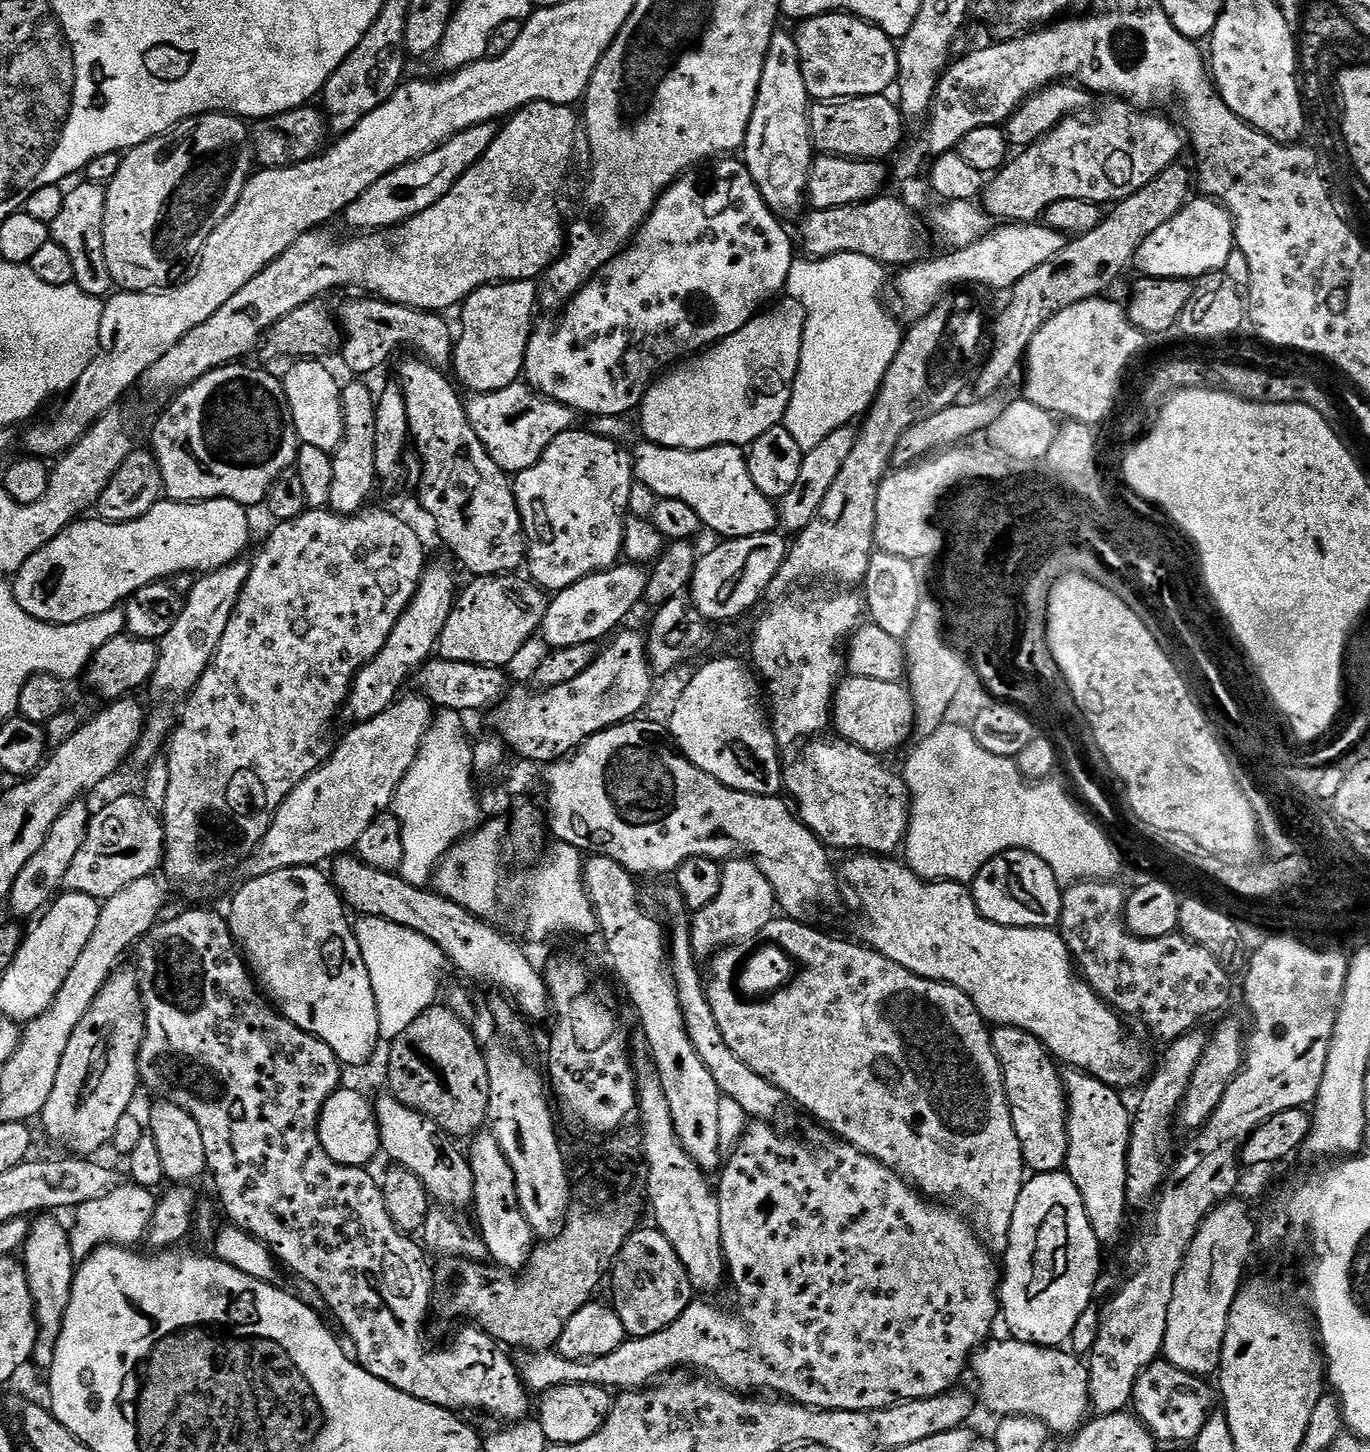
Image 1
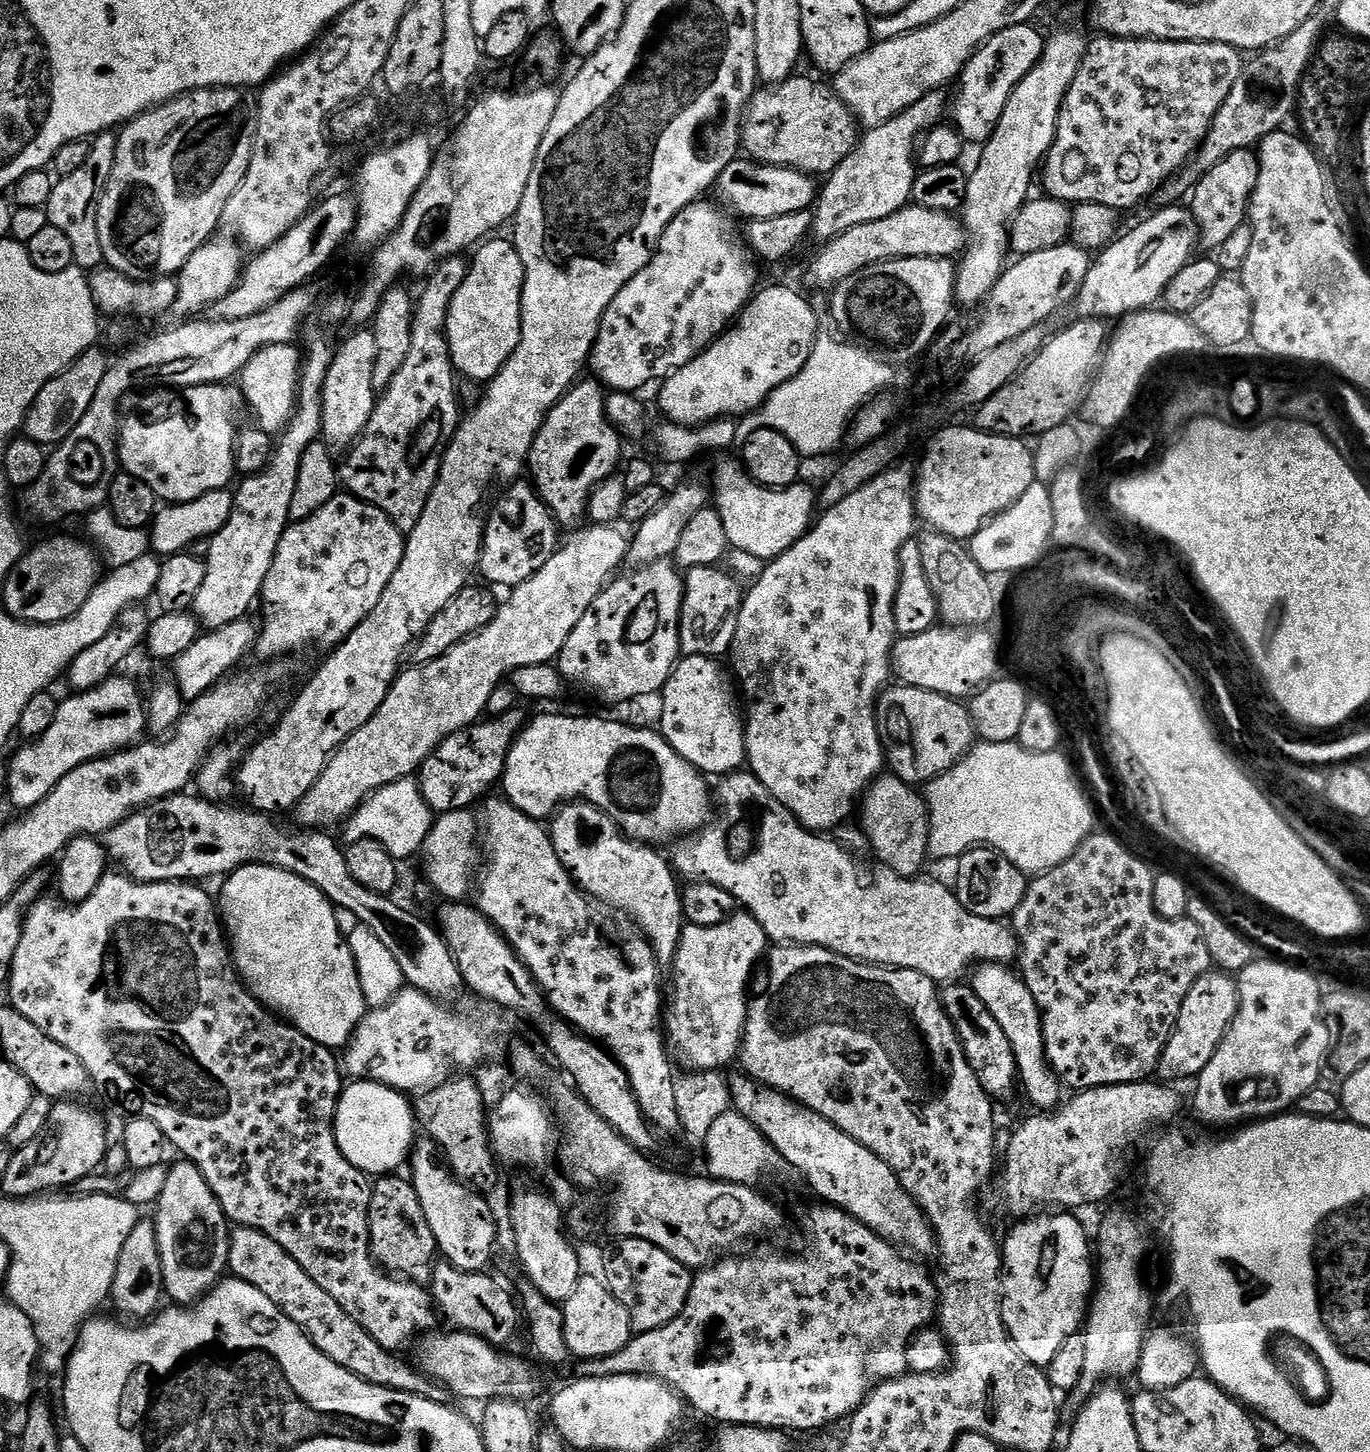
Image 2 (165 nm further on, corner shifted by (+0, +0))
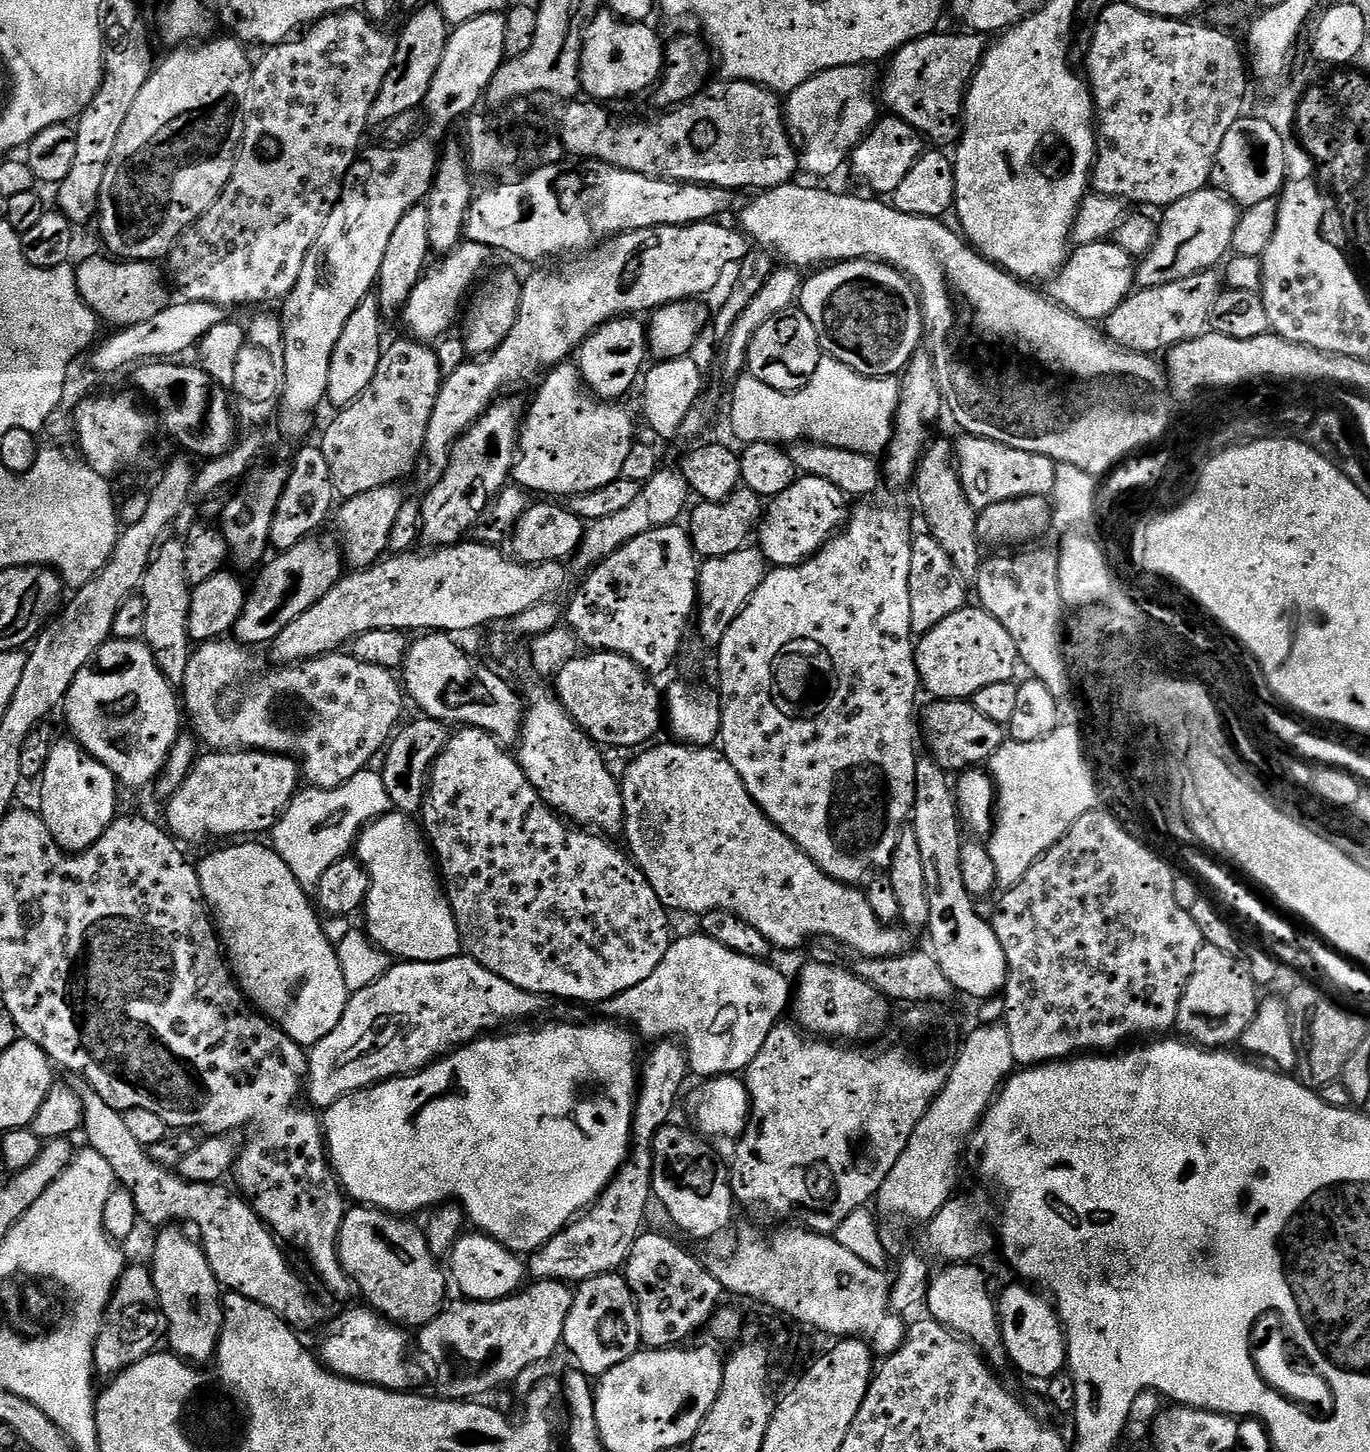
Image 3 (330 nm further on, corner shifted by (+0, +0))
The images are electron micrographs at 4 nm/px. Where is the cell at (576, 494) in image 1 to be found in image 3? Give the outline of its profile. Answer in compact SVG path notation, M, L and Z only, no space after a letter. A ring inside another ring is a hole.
M636 318L608 320L584 339L574 356L581 381L591 395L601 402L620 402L623 396L641 379L645 367L644 355L649 355L648 334L645 325Z

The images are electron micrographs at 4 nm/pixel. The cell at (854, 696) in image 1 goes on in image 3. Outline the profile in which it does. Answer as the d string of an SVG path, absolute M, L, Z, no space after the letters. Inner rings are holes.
M937 700L922 712L922 740L928 743L927 751L940 763L945 772L959 774L975 769L983 760L997 755L1005 747L1006 732L1001 724L986 718L968 700Z

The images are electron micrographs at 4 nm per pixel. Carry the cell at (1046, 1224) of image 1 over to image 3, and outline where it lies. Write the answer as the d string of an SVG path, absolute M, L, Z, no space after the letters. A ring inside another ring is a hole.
M1016 1282L1013 1288L1005 1290L1004 1297L999 1297L1000 1335L1004 1348L1008 1351L1008 1360L1016 1363L1026 1375L1047 1382L1059 1372L1065 1371L1068 1342L1053 1301L1039 1291L1036 1293L1031 1290L1036 1291Z

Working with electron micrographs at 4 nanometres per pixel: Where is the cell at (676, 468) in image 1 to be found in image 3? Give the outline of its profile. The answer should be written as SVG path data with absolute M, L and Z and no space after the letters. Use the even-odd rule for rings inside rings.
M801 475L780 496L771 497L758 525L758 547L769 565L778 568L798 566L820 551L843 529L850 515L850 500L834 482Z

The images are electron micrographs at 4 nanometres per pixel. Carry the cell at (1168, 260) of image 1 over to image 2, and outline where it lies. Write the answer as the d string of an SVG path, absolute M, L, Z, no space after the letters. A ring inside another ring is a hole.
M1255 151L1235 152L1210 170L1200 180L1191 193L1190 211L1196 220L1196 227L1202 233L1202 240L1217 250L1230 238L1230 234L1246 224L1248 206L1252 202L1252 192L1258 182L1260 162Z

